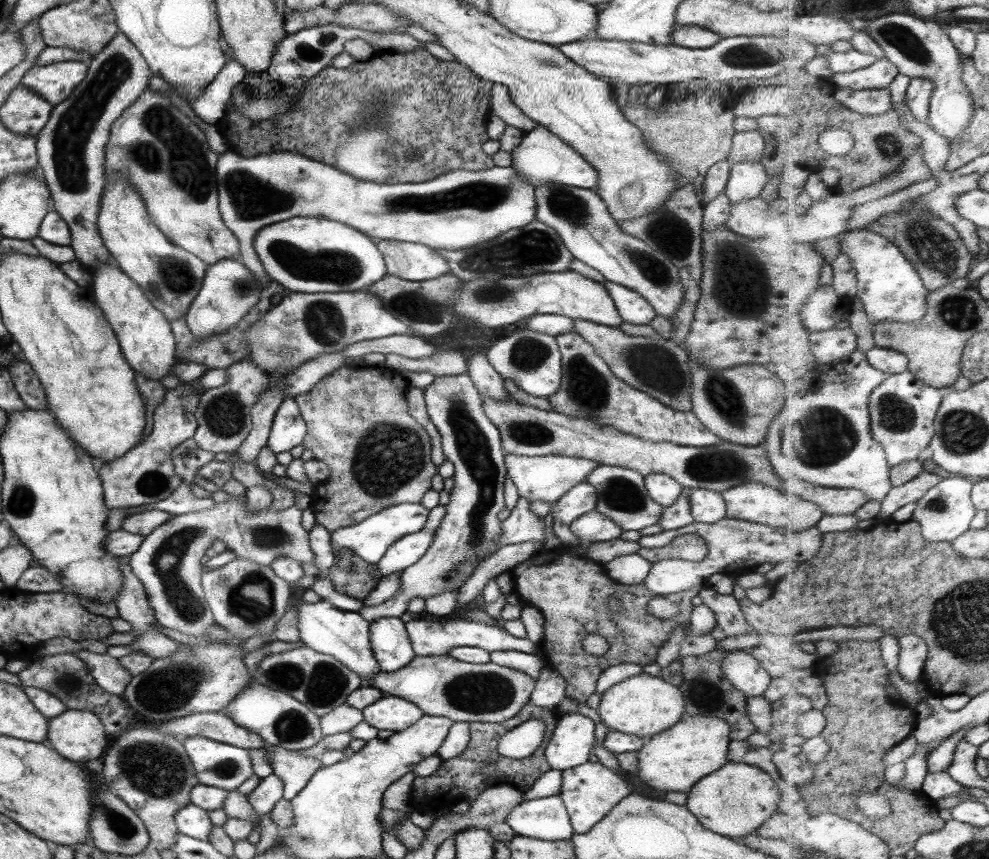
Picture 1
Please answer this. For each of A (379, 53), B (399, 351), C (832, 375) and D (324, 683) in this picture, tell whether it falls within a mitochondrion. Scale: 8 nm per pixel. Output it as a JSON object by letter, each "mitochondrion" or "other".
{"A":"other","B":"other","C":"other","D":"mitochondrion"}

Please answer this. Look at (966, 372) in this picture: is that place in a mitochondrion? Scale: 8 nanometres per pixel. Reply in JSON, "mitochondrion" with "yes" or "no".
{"mitochondrion":"no"}

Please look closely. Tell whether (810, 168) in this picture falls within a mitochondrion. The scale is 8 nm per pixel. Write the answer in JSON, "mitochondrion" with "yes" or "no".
{"mitochondrion":"no"}

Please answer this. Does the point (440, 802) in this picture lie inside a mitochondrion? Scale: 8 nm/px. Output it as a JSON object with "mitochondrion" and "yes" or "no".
{"mitochondrion":"no"}

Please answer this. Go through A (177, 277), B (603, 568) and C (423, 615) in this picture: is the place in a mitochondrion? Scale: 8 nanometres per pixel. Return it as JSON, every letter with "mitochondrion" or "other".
{"A":"mitochondrion","B":"other","C":"other"}

